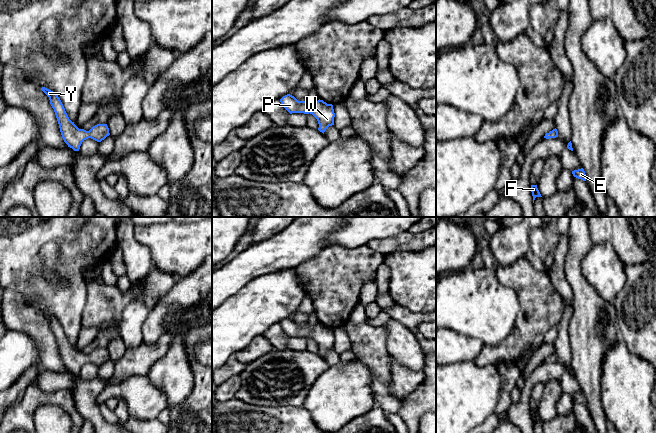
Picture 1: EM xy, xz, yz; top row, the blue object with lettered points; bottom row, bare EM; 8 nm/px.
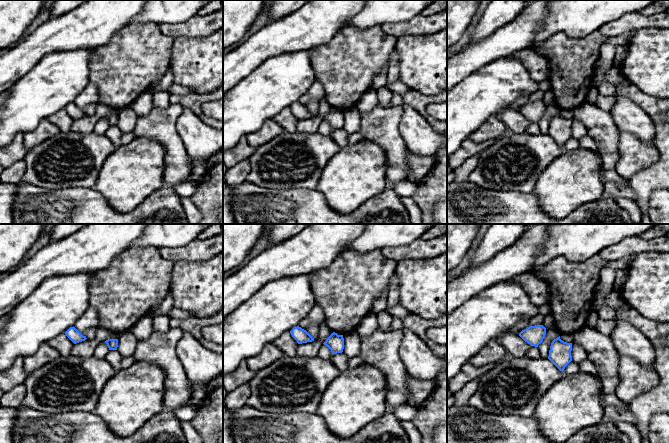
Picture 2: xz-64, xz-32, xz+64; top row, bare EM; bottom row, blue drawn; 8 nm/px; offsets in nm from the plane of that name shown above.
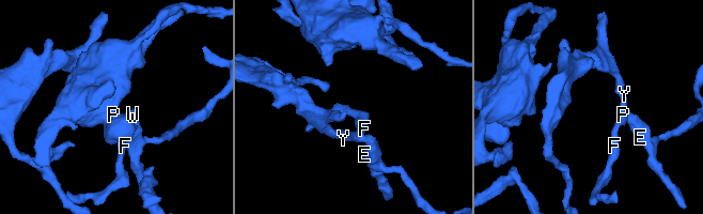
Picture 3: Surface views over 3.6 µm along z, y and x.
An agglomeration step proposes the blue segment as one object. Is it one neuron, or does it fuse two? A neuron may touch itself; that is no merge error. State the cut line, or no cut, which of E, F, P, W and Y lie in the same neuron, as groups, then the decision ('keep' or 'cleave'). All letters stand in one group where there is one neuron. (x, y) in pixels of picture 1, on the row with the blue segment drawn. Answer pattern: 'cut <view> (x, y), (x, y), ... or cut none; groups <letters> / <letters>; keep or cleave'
cut none; groups E F P W Y; keep

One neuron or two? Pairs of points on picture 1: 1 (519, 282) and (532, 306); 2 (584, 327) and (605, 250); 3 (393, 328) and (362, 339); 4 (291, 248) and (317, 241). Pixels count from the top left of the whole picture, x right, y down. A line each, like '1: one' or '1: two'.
1: one
2: two
3: two
4: one

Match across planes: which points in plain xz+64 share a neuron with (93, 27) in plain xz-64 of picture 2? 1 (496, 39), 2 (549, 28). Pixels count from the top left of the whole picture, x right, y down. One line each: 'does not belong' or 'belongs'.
1: belongs
2: does not belong

